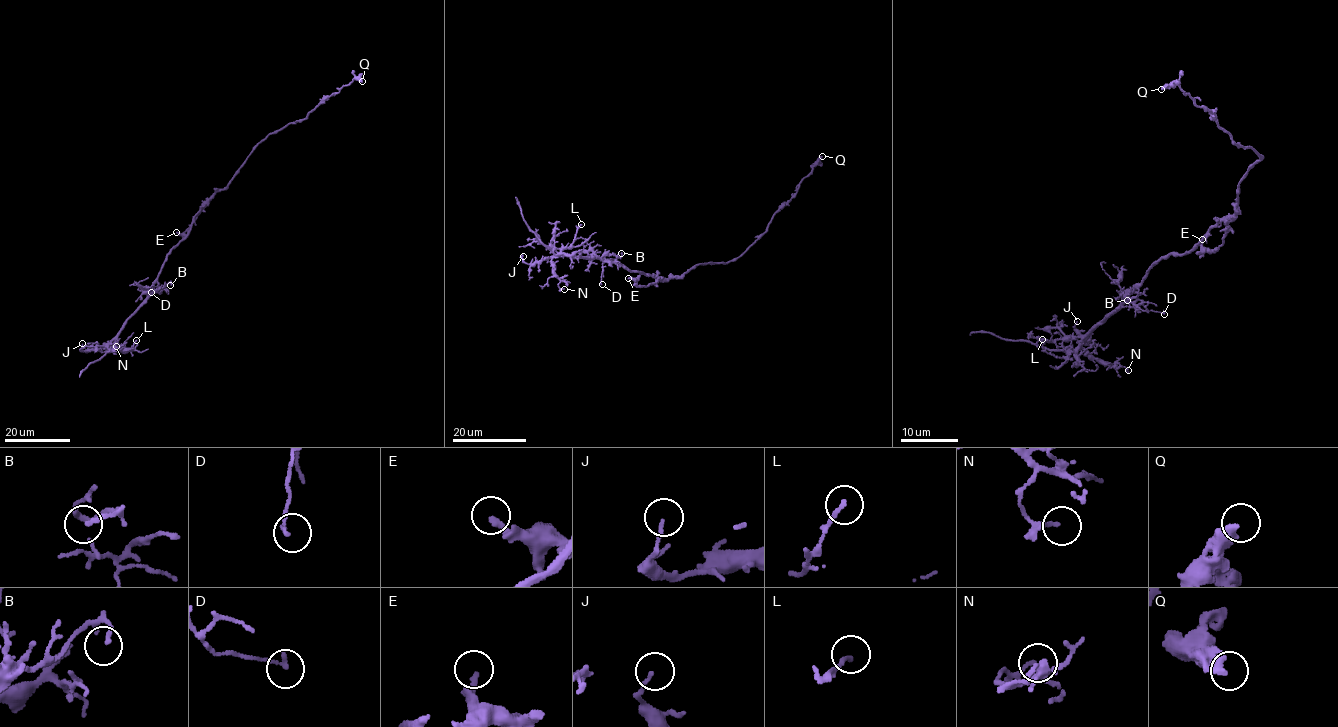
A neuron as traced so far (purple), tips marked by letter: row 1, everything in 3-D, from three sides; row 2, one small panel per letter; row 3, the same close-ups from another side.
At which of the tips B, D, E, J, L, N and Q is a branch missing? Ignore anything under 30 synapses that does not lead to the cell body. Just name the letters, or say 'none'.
none

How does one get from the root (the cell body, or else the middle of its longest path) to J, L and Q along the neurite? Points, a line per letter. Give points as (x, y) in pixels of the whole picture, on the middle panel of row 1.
J: (655, 276), (633, 271), (611, 259), (573, 258), (558, 254), (526, 263), (523, 256)
L: (655, 276), (633, 271), (611, 259), (558, 254), (572, 243), (576, 228), (581, 224)
Q: (655, 276), (669, 279), (680, 276), (699, 263), (736, 260), (760, 238), (775, 213), (793, 197), (822, 156)

